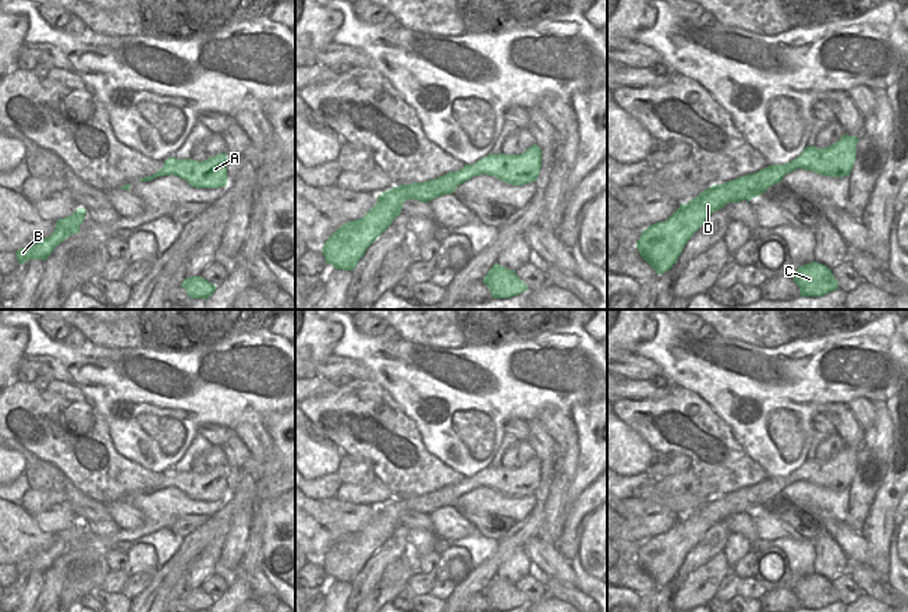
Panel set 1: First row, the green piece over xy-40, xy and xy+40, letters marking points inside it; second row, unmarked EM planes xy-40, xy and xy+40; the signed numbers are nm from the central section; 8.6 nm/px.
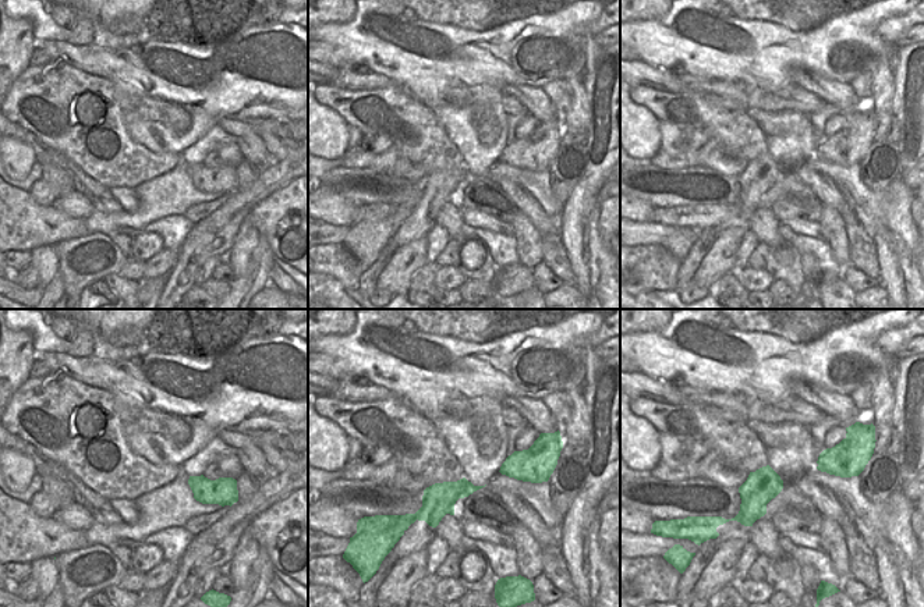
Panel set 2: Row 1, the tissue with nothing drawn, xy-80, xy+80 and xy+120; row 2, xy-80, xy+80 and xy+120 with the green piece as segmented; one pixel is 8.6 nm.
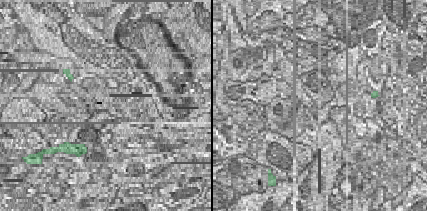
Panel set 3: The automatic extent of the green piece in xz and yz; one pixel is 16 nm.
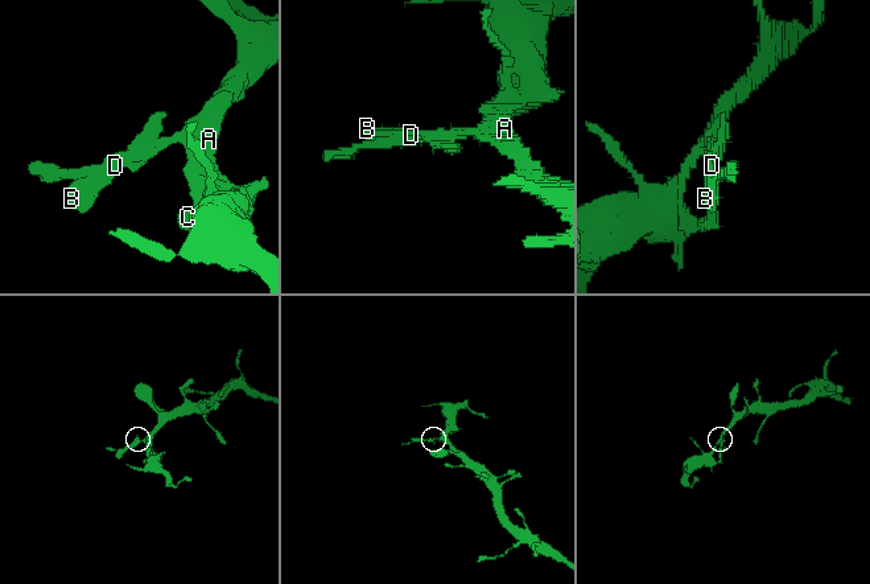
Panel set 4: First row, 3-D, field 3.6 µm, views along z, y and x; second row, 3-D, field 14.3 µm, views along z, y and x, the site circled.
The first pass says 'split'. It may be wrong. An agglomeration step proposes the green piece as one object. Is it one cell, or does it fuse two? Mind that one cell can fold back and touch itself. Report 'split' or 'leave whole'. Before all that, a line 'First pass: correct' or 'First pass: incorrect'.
First pass: correct
split

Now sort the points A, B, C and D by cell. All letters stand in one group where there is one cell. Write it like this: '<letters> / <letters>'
A C / B D

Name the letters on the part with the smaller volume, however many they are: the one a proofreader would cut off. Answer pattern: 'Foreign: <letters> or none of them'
Foreign: B, D

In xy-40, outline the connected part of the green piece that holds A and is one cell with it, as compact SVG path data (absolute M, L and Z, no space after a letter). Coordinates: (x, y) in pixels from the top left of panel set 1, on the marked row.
M227 153L208 160L169 158L162 167L163 176L178 176L195 188L219 188L227 185Z

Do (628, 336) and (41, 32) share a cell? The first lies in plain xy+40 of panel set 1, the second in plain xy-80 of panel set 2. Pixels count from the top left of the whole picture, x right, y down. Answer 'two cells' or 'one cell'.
two cells

